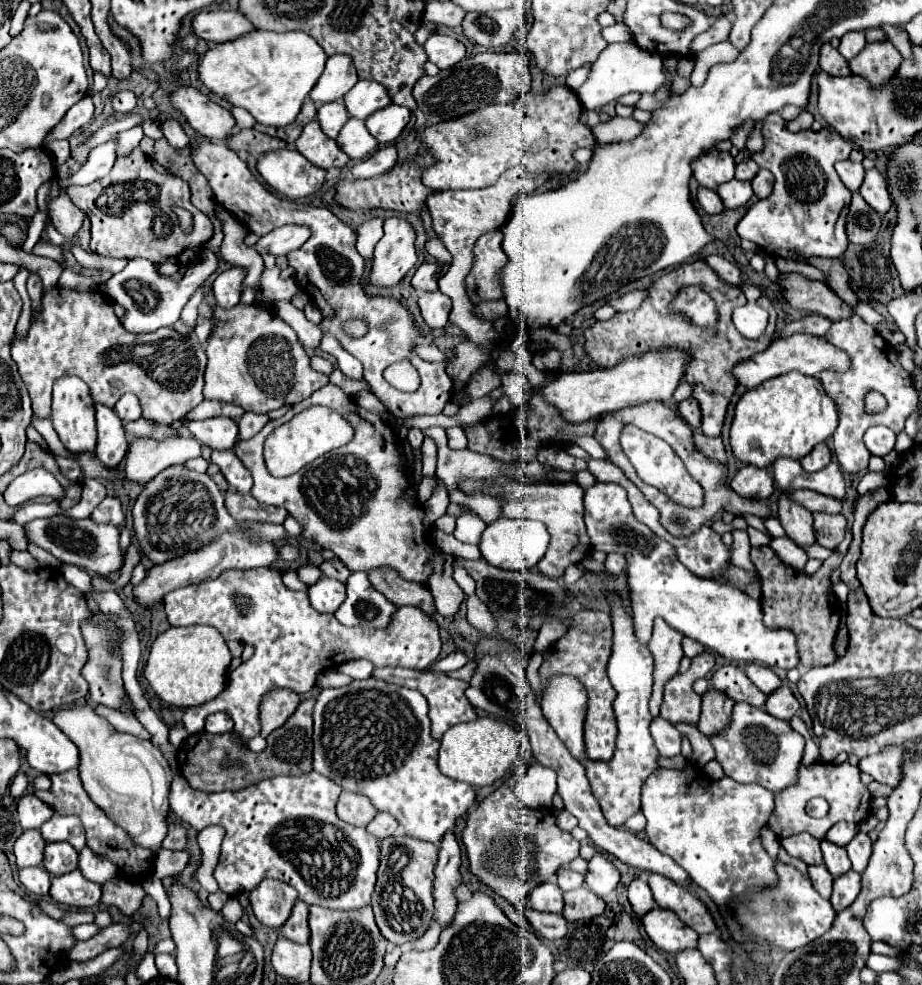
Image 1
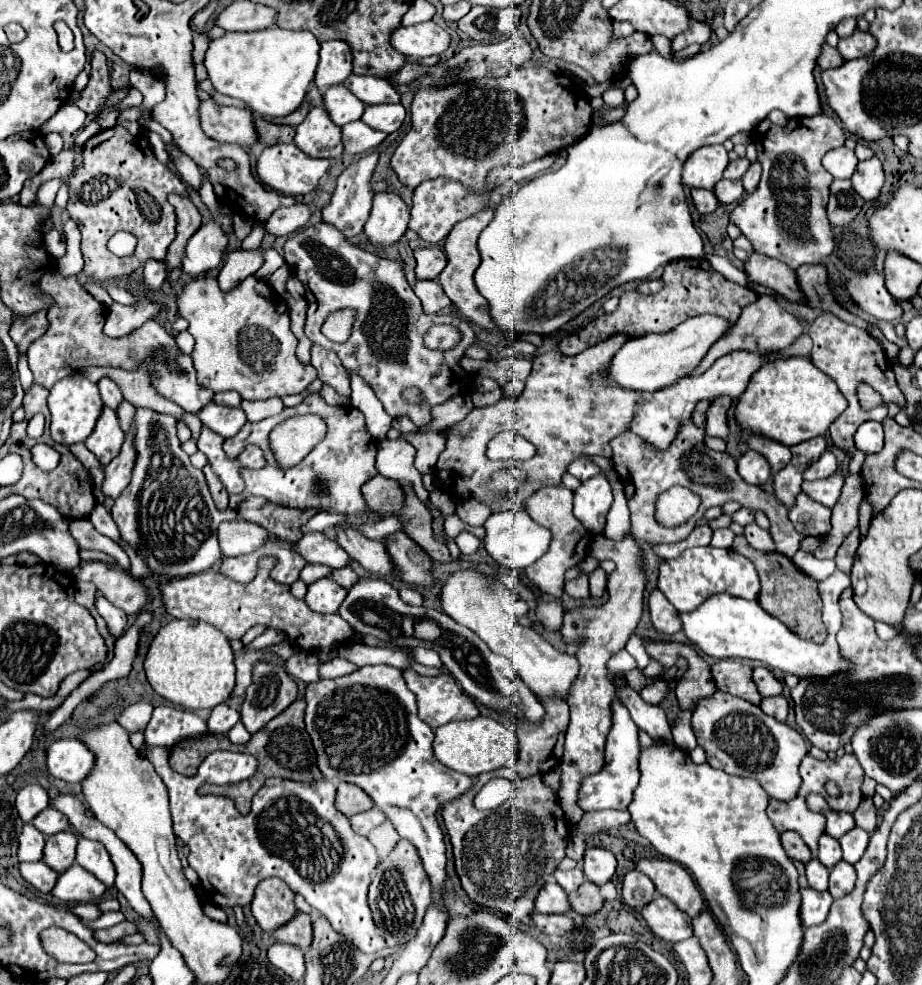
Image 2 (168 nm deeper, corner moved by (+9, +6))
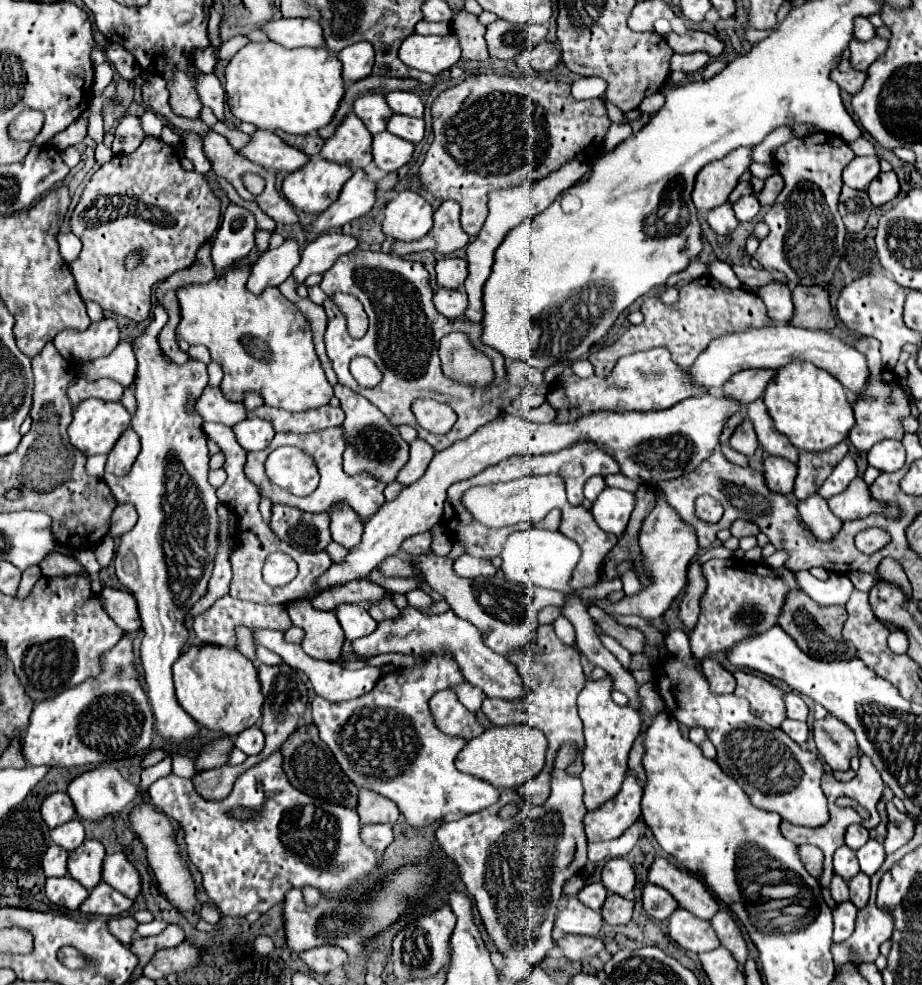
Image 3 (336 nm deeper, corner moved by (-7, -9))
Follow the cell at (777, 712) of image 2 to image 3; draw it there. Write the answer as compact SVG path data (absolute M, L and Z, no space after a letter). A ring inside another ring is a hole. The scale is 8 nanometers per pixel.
M786 718L784 722L782 722L782 726L780 726L796 744L800 744L800 746L806 746L806 740L808 740L808 726L806 726L806 722L800 722L800 720L790 720L790 718Z

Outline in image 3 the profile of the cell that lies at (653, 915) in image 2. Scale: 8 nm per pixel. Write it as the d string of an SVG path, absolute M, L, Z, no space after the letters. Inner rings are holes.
M678 908L670 916L668 934L678 946L682 946L682 948L686 948L686 950L690 950L694 954L710 952L710 950L720 946L720 940L716 938L710 922L692 916L684 908Z

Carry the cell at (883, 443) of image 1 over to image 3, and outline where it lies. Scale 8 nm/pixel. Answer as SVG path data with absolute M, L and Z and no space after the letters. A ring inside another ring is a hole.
M880 440L880 444L874 444L868 452L868 464L878 468L880 472L896 472L904 466L906 452L902 442L898 440Z

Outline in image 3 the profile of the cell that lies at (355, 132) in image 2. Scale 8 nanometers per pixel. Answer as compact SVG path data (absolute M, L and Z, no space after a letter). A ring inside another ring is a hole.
M380 132L372 138L372 158L384 172L392 172L404 166L412 158L412 152L414 144L396 138L390 132Z

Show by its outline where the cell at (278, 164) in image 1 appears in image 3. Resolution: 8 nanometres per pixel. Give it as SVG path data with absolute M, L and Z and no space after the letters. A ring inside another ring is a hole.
M310 158L306 166L284 178L282 194L296 210L320 214L338 198L342 186L352 174L354 172L344 164Z

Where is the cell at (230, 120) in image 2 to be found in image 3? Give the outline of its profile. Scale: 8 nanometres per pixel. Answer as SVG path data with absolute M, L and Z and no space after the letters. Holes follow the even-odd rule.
M256 130L250 136L250 142L238 152L240 156L276 172L294 172L308 162L308 158L302 156L300 150L284 144L270 130Z

